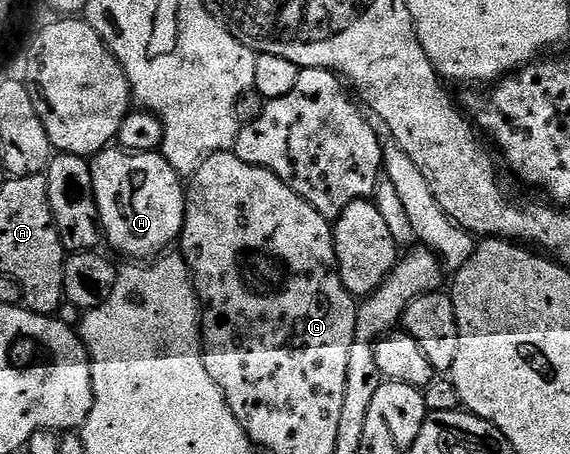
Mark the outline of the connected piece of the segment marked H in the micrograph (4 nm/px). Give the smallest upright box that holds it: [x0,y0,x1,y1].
[91,148,185,260]

